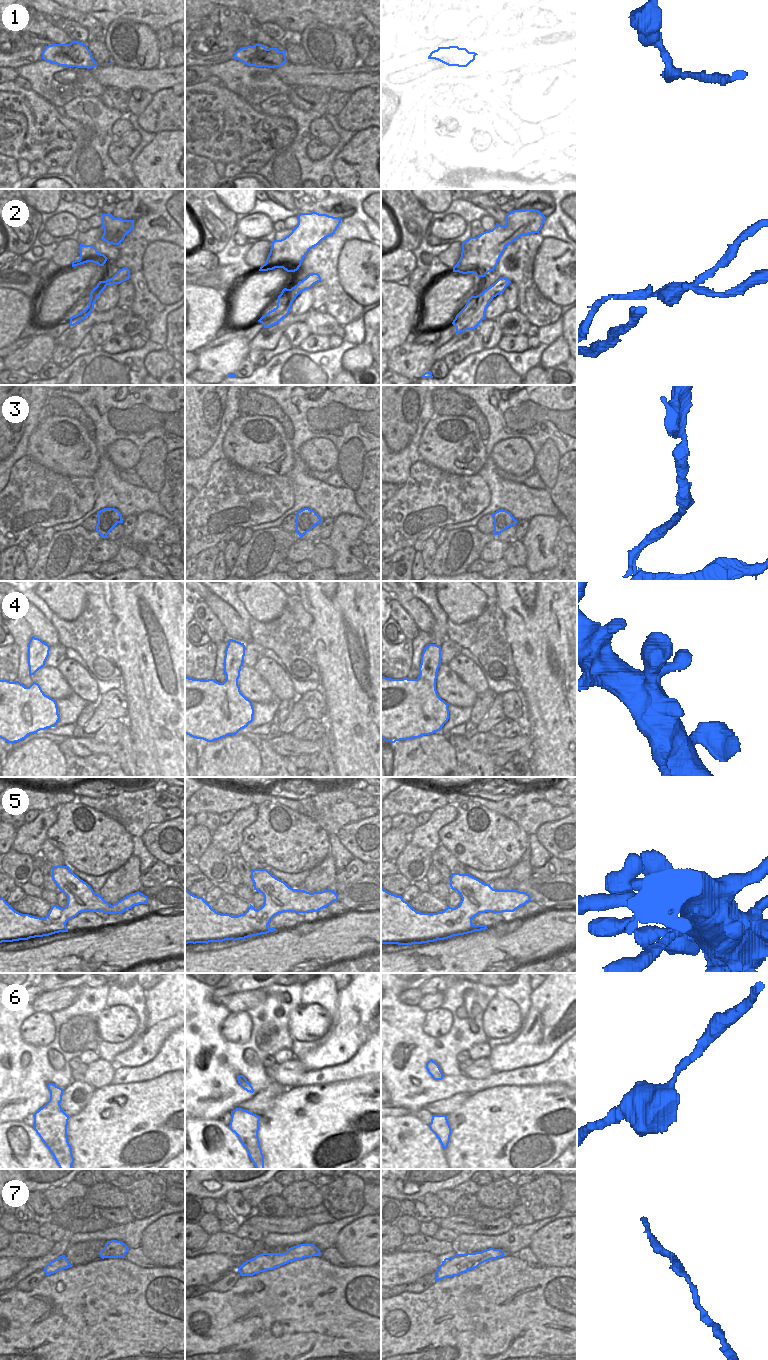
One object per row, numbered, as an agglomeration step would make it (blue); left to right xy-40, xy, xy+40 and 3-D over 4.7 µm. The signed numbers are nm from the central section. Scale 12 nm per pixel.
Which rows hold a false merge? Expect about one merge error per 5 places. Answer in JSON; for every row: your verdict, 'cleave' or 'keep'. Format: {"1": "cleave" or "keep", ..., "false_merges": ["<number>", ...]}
{"1": "keep", "2": "keep", "3": "cleave", "4": "keep", "5": "keep", "6": "keep", "7": "keep", "false_merges": ["3"]}

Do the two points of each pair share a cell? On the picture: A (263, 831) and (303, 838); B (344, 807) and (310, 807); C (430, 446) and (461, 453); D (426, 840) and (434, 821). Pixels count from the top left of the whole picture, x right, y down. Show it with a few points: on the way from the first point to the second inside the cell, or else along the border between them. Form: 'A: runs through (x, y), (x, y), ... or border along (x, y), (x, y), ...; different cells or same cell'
A: runs through (273, 836), (293, 838); same cell
B: runs through (336, 807), (318, 807); same cell
C: runs through (438, 446), (453, 446); same cell
D: runs through (426, 835), (432, 826); same cell

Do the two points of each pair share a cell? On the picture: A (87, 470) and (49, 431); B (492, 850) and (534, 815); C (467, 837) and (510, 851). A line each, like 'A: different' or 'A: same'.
A: same
B: different
C: same

